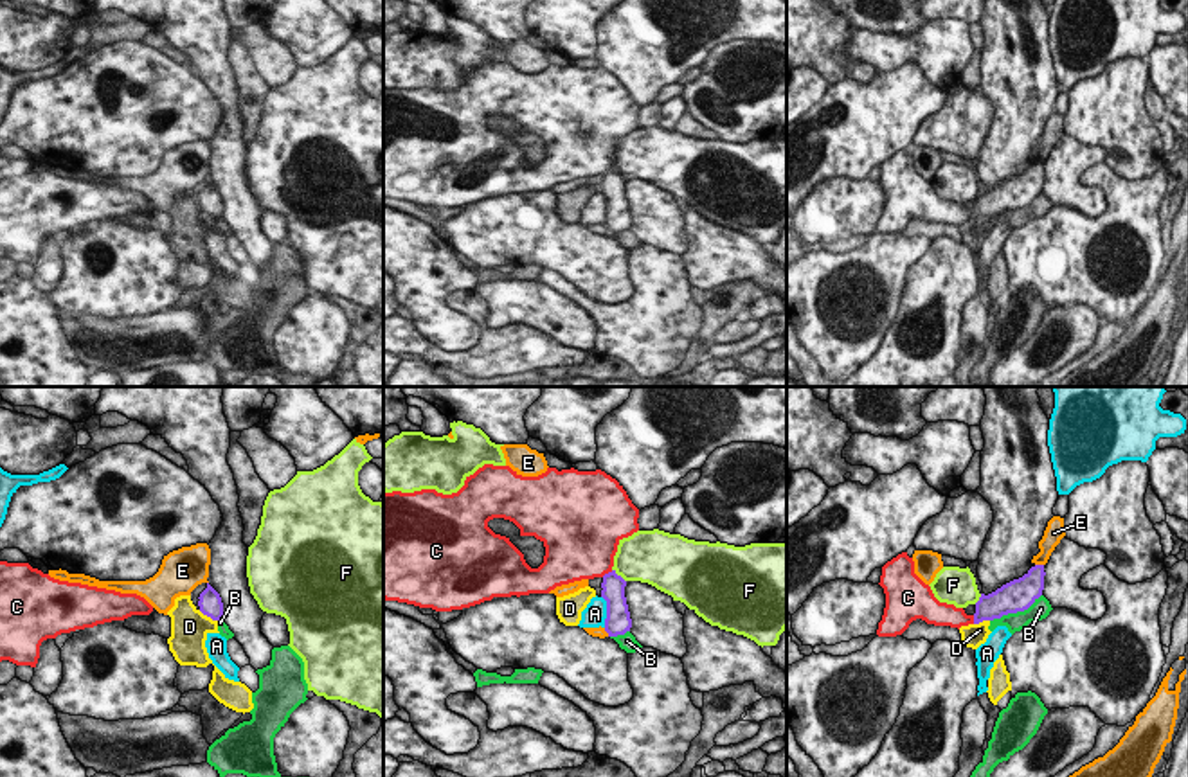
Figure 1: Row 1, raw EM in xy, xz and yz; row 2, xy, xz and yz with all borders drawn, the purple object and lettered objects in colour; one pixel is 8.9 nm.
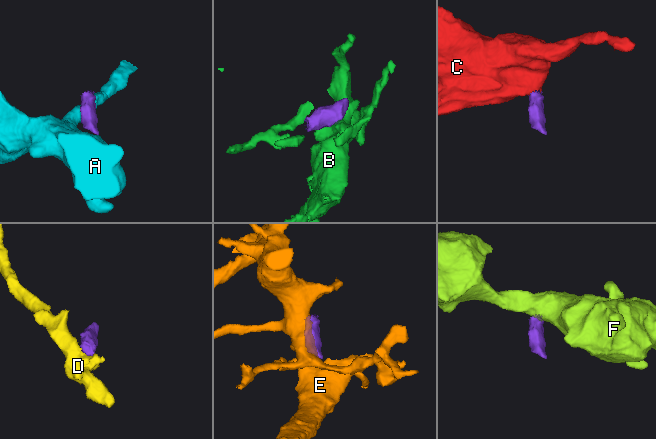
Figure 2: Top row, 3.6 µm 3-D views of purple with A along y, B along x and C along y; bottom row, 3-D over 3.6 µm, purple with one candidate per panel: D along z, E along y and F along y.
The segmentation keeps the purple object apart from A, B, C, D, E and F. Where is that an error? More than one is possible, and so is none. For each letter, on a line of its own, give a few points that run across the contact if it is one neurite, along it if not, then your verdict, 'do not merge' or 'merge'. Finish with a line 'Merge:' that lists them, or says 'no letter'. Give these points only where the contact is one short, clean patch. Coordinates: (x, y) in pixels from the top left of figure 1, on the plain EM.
A: line xz (602, 193), (605, 198), (605, 223); do not merge
B: do not merge
C: line xz (612, 182), (609, 169), (589, 150); merge
D: line xy (198, 207), (216, 218); do not merge
E: do not merge
F: line xz (612, 166), (625, 178); do not merge
Merge: C

